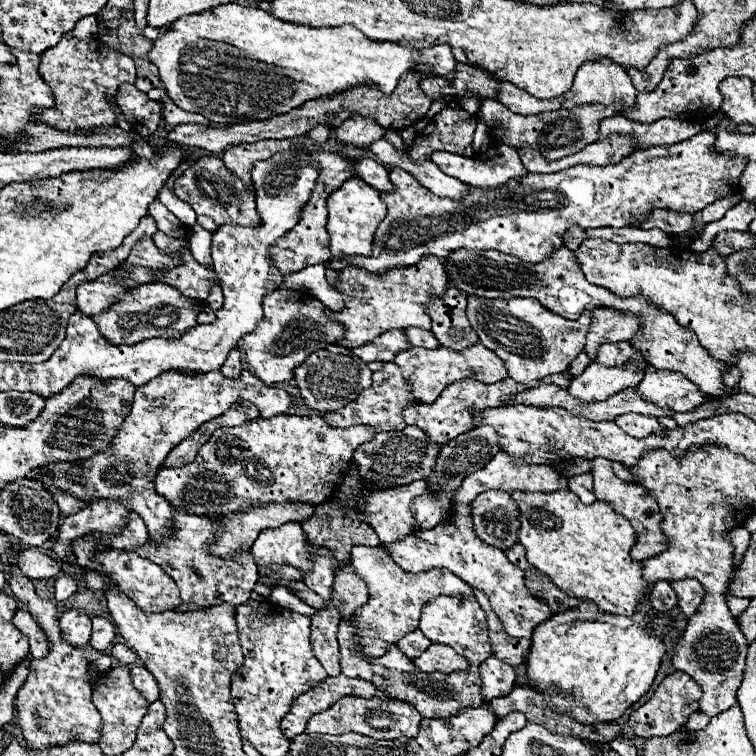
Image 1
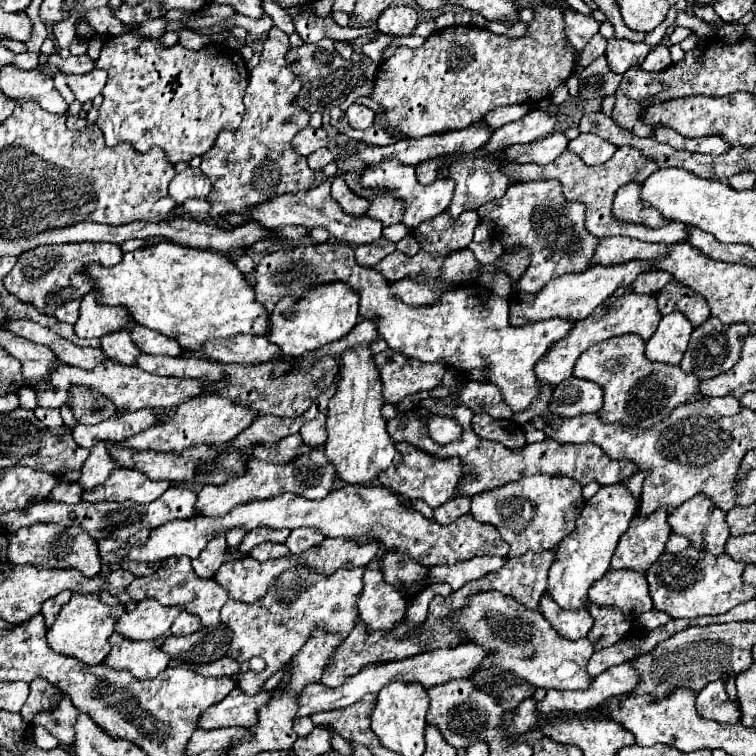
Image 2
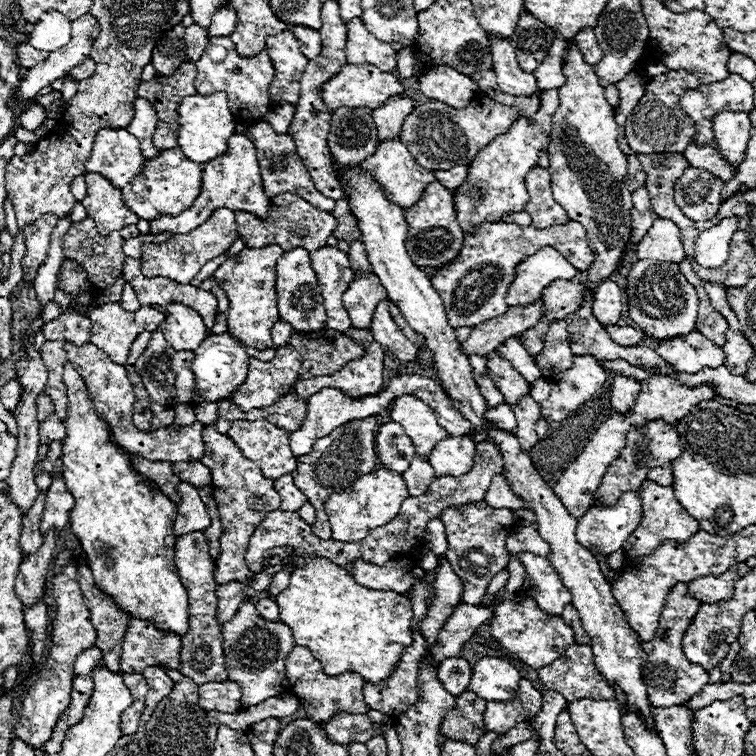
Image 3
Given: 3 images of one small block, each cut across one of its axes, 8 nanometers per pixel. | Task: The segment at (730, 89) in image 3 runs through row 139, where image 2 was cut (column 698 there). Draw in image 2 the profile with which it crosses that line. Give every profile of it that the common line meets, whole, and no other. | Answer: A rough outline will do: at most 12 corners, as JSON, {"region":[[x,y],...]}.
{"region":[[726,680],[710,682],[696,696],[700,716],[724,724],[740,720]]}

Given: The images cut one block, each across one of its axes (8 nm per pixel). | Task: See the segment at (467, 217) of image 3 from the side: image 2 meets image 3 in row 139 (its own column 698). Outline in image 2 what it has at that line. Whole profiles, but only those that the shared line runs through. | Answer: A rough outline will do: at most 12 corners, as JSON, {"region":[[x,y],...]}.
{"region":[[706,498],[670,512],[674,534],[690,546],[722,554],[730,532],[724,512]]}

